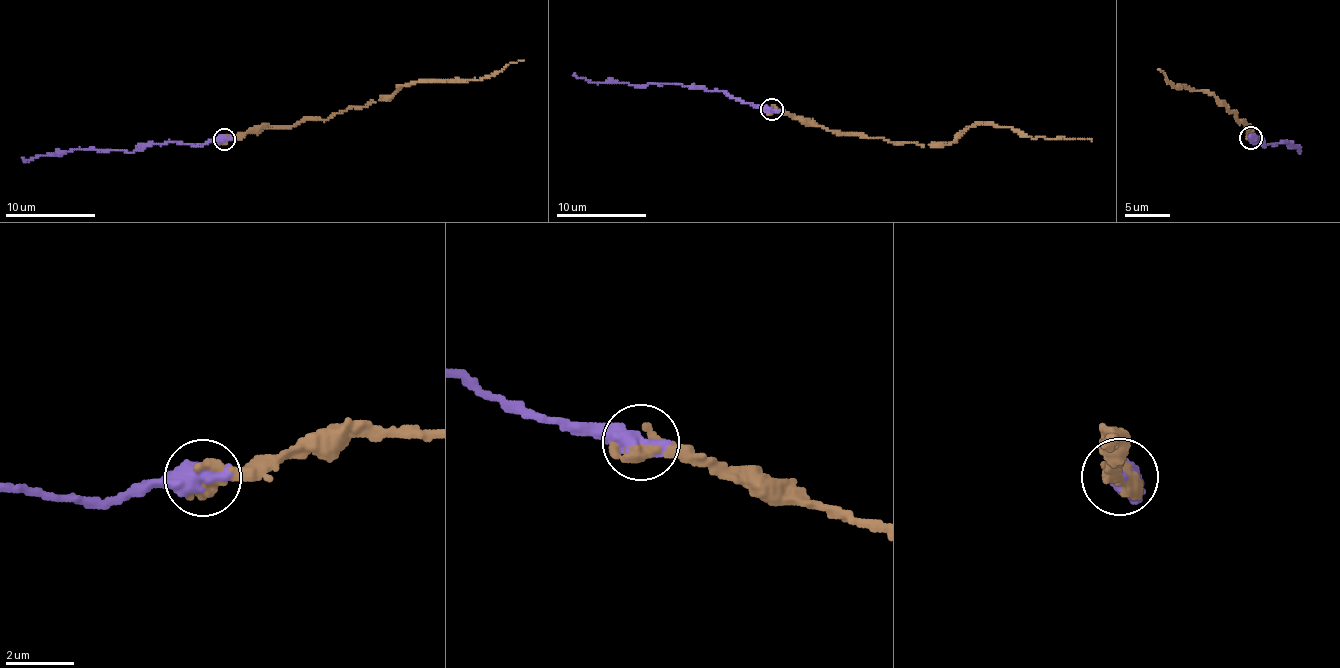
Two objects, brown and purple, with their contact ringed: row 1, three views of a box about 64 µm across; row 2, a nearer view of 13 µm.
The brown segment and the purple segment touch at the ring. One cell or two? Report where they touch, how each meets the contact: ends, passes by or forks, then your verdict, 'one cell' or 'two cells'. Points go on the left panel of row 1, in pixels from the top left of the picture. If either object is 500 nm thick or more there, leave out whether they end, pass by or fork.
(224, 139) | one cell

